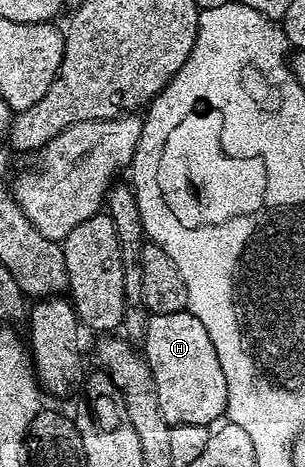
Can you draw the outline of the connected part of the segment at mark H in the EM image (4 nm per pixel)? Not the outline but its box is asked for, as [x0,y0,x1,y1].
[144,311,228,427]

